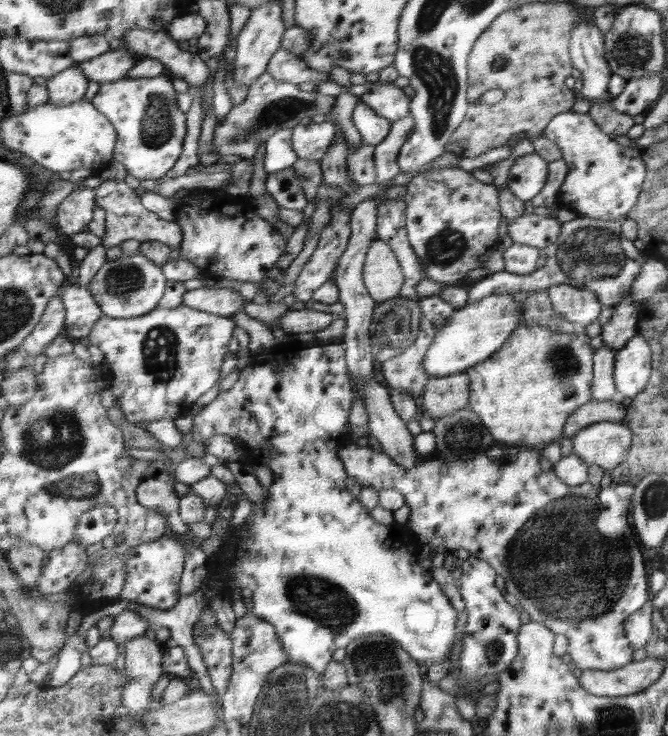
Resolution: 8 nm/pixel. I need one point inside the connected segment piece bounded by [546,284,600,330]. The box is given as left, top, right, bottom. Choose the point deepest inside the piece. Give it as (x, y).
(565, 299)

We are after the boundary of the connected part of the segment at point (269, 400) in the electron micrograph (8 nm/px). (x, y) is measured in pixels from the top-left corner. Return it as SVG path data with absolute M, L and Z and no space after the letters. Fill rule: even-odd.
M320 344L305 348L292 358L286 358L284 362L258 365L256 367L245 367L240 371L238 380L230 390L225 392L220 391L218 396L210 402L210 404L203 407L200 412L193 417L193 440L196 442L206 442L216 435L228 435L234 438L240 438L246 444L248 450L252 450L252 454L260 454L263 466L267 466L272 470L272 485L268 488L268 495L262 503L260 509L254 509L248 517L246 522L240 526L241 528L247 527L248 537L244 535L242 540L235 543L237 539L237 528L232 526L230 519L217 518L211 523L212 535L210 538L222 538L221 545L216 550L213 556L208 557L208 580L210 586L222 586L216 591L215 596L222 596L230 599L230 590L232 586L240 590L242 602L248 612L252 612L254 616L258 616L260 620L269 621L274 624L277 629L278 637L281 638L282 645L285 646L286 652L289 653L290 662L302 662L316 669L321 675L325 674L326 667L332 662L332 655L338 648L345 648L348 644L353 643L354 640L365 635L382 634L390 637L396 643L400 644L403 649L408 651L412 658L418 661L418 665L424 665L427 668L434 664L440 664L454 642L454 626L456 626L456 609L450 602L449 598L445 596L441 585L439 585L429 570L424 570L418 566L416 562L416 554L420 543L417 536L413 533L407 524L404 524L398 531L398 544L394 544L392 540L392 527L393 525L378 524L372 517L372 512L364 507L357 498L355 498L348 489L346 489L346 480L348 480L348 473L345 471L345 465L341 462L340 452L348 444L355 443L356 440L352 437L351 432L348 432L348 416L352 410L352 386L348 382L346 376L347 361L345 360L345 346L344 344ZM224 560L230 560L230 565L224 567L222 564Z

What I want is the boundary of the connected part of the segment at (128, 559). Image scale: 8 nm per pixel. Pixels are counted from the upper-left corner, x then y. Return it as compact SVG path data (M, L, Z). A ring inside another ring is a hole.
M164 534L156 540L129 548L130 551L124 557L126 581L121 590L121 600L138 602L160 610L174 607L181 598L180 582L185 570L185 560L189 556L189 545L194 544L198 548L202 546L202 541L200 537L190 539L188 535Z

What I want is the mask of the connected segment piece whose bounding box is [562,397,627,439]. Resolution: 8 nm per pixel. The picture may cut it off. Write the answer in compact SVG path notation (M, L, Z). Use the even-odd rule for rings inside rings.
M590 399L586 404L568 416L564 426L562 436L564 439L571 439L582 428L590 424L602 421L620 422L626 415L627 407L622 404L621 399L594 400Z

